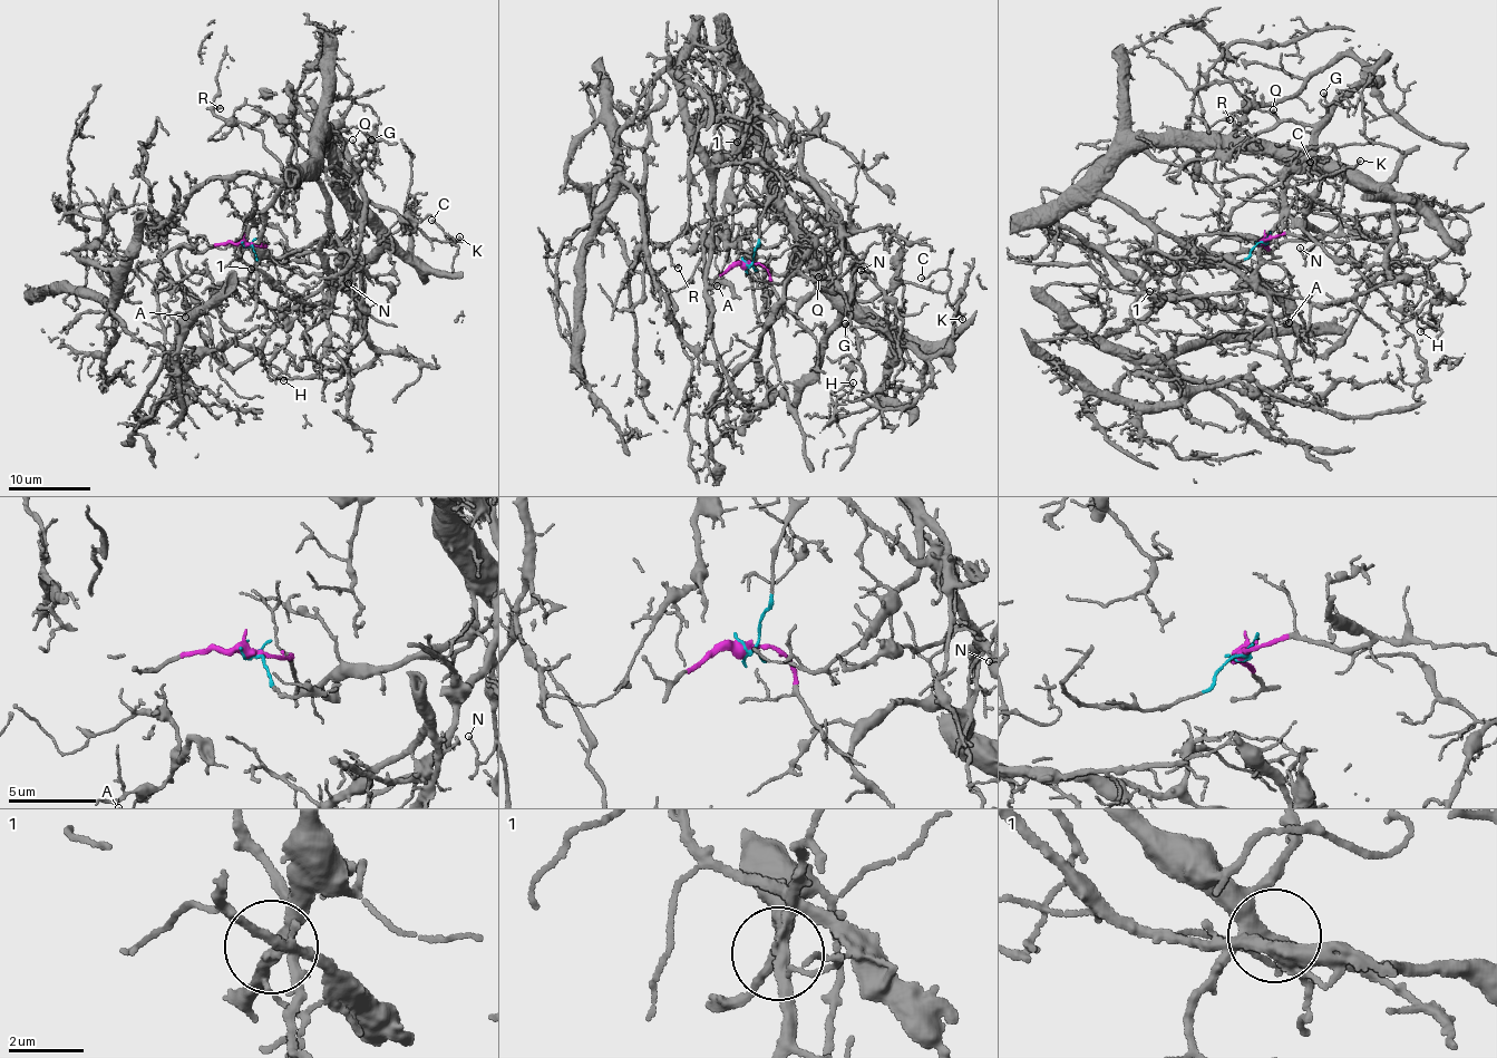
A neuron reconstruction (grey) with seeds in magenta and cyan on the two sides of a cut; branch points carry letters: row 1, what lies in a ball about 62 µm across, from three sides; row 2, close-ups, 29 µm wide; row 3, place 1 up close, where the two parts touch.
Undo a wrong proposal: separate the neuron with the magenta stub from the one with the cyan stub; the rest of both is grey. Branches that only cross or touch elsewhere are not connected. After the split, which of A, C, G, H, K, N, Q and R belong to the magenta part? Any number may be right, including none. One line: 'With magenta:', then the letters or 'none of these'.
With magenta: A, H, R

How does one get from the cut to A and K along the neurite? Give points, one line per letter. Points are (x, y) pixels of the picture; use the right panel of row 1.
A: (1265, 241), (1321, 236), (1304, 221), (1316, 175), (1250, 149), (1141, 144), (1053, 222), (1141, 289), (1289, 321)
K: (1265, 241), (1217, 268), (1179, 253), (1198, 234), (1261, 239), (1310, 157), (1324, 178), (1361, 161)

